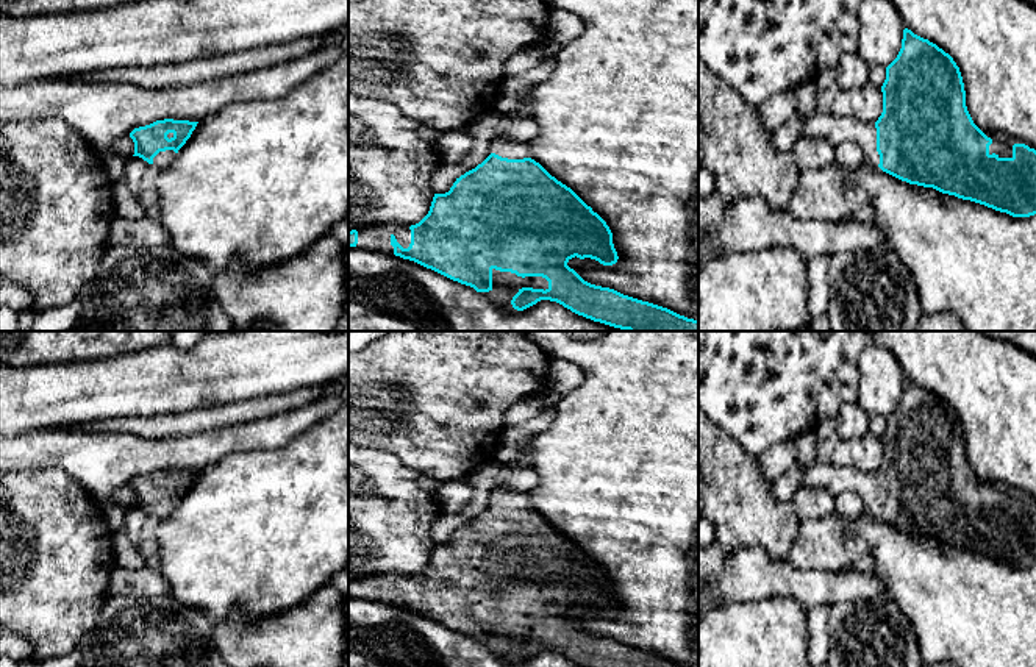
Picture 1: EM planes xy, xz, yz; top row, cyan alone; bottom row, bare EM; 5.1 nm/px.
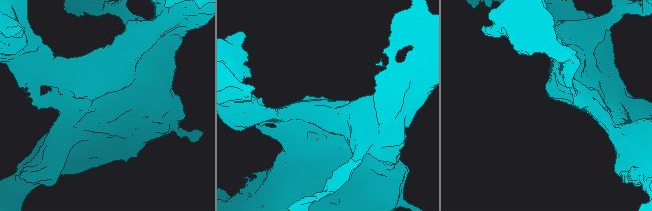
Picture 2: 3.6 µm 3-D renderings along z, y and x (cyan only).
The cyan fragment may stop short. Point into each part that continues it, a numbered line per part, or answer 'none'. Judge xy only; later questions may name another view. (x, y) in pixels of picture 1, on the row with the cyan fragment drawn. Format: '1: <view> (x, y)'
1: xy (163, 158)

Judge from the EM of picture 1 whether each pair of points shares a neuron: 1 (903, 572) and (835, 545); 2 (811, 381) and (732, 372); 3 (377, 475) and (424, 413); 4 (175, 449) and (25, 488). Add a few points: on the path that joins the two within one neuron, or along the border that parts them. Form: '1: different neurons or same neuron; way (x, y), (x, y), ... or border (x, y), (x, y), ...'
1: different neurons; border (849, 522), (849, 528), (866, 542), (871, 553)
2: same neuron; way (791, 381), (764, 381), (760, 377), (752, 377)
3: different neurons; border (364, 445), (389, 450), (405, 464), (422, 474)
4: different neurons; border (33, 469), (63, 469), (96, 500)

